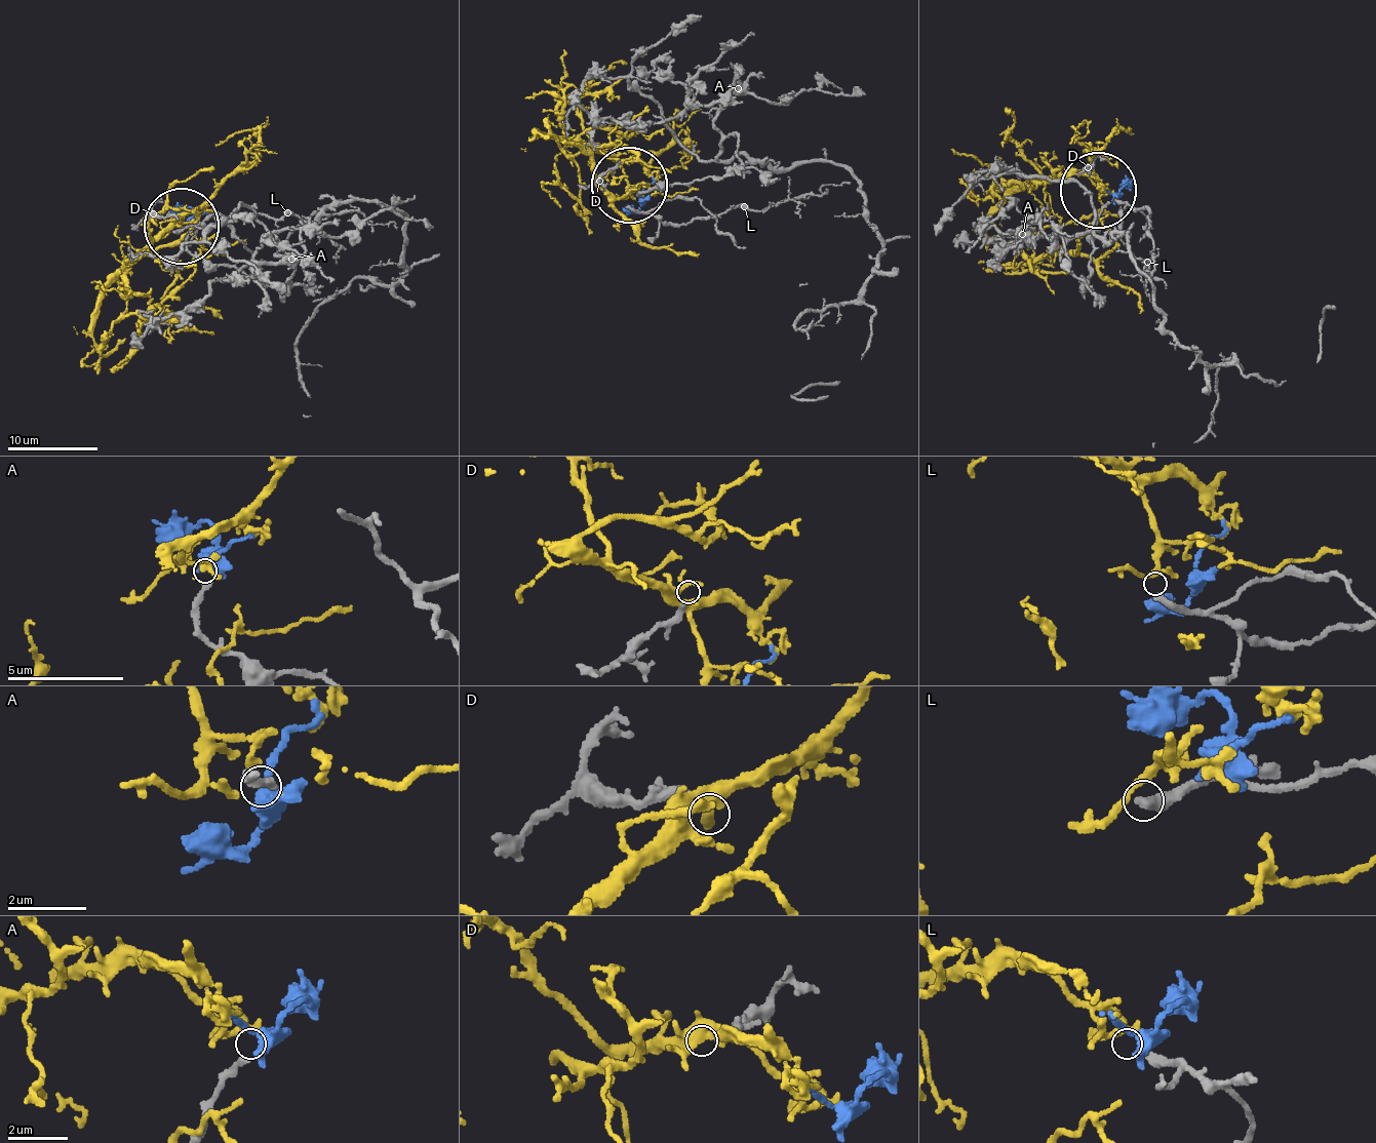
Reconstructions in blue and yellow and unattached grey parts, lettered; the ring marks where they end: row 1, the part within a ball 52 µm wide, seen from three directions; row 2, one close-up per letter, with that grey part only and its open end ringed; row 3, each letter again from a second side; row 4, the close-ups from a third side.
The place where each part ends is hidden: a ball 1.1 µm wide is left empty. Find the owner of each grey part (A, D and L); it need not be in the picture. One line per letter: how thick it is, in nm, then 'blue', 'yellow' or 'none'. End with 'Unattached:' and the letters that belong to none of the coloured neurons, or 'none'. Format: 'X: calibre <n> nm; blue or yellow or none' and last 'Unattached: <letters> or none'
A: calibre 150 nm; blue
D: calibre 240 nm; none
L: calibre 280 nm; none
Unattached: D, L

